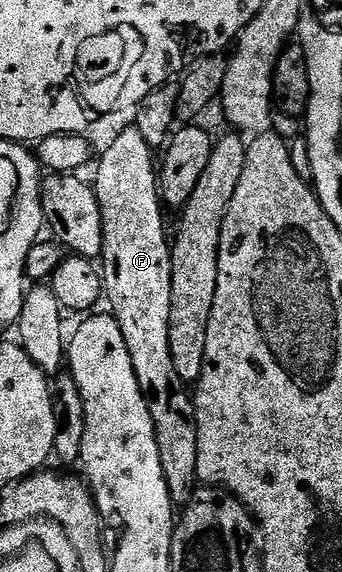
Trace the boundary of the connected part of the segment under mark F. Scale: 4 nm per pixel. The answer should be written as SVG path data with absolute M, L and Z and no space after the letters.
M135 125L125 127L96 160L95 190L103 217L103 295L113 308L111 314L127 341L135 377L149 403L163 461L163 477L174 504L192 501L199 487L197 477L197 417L187 384L175 373L169 348L171 277L173 253L170 236L165 236L165 215L161 212L159 167L153 163L154 148Z

